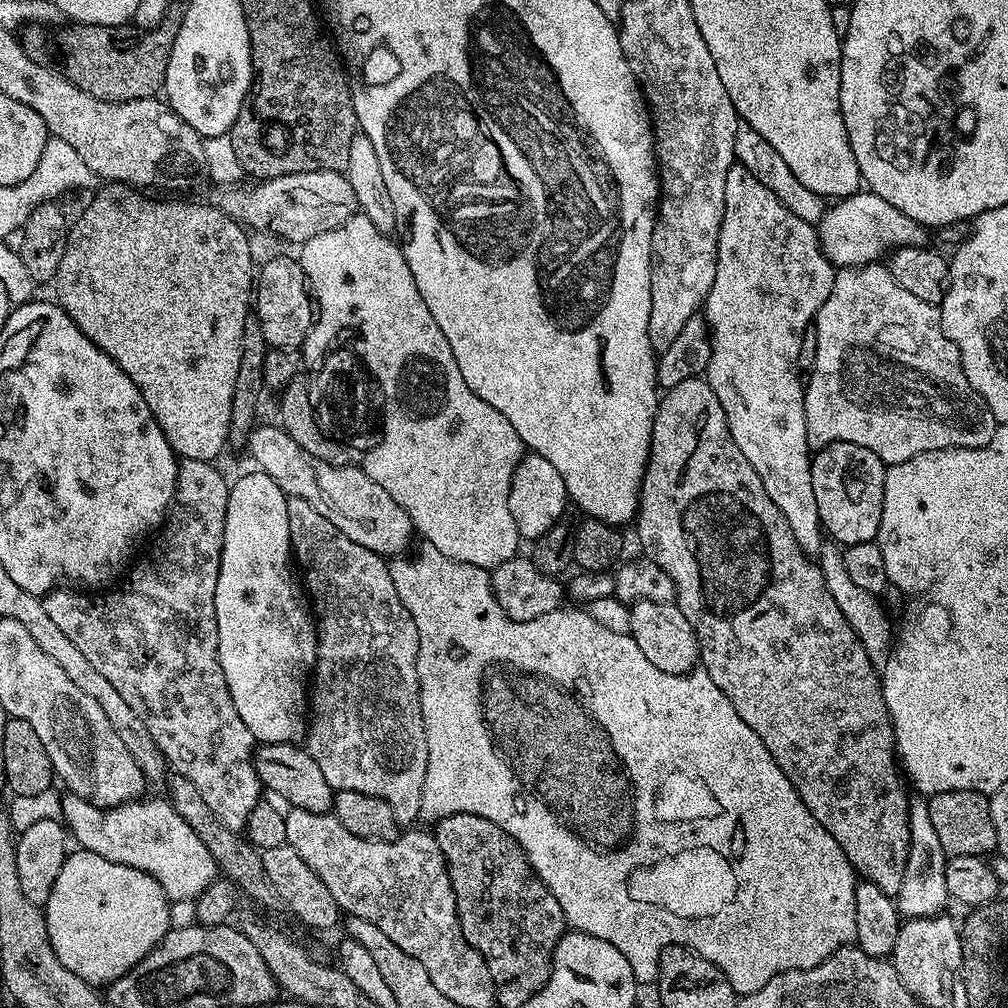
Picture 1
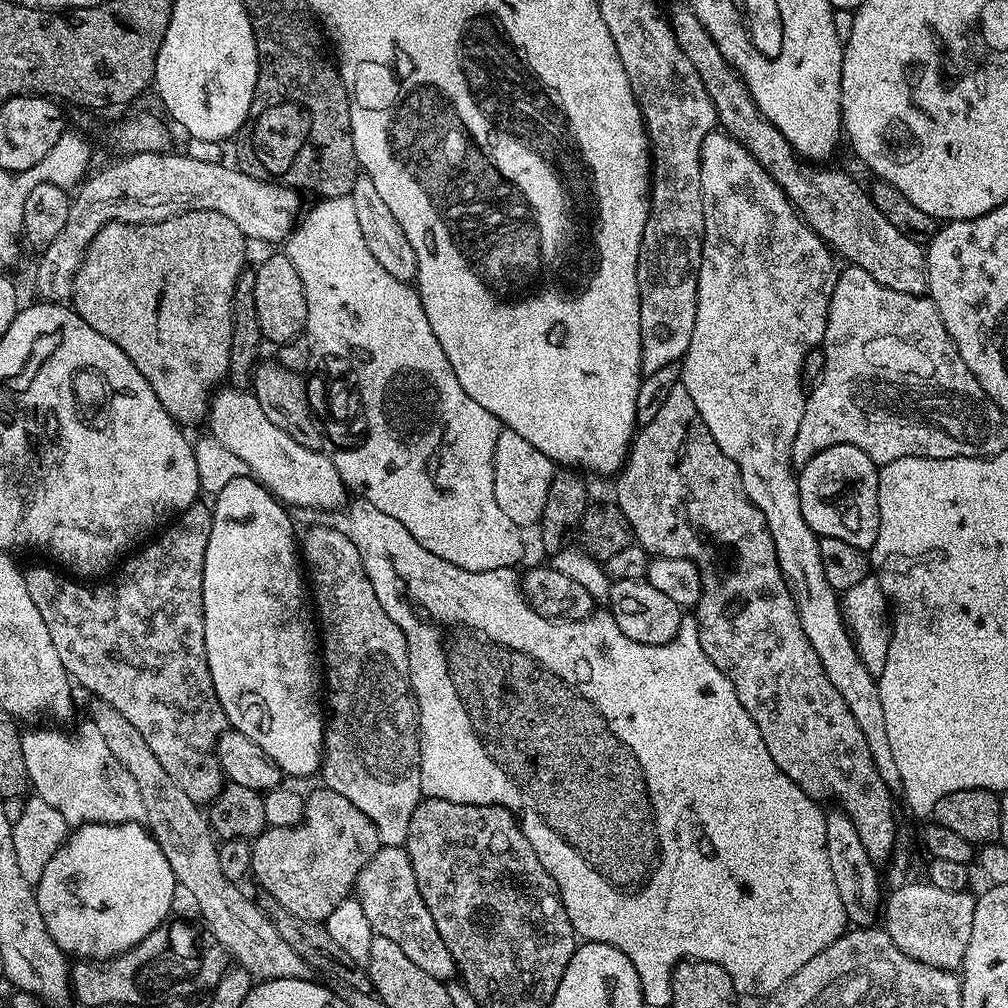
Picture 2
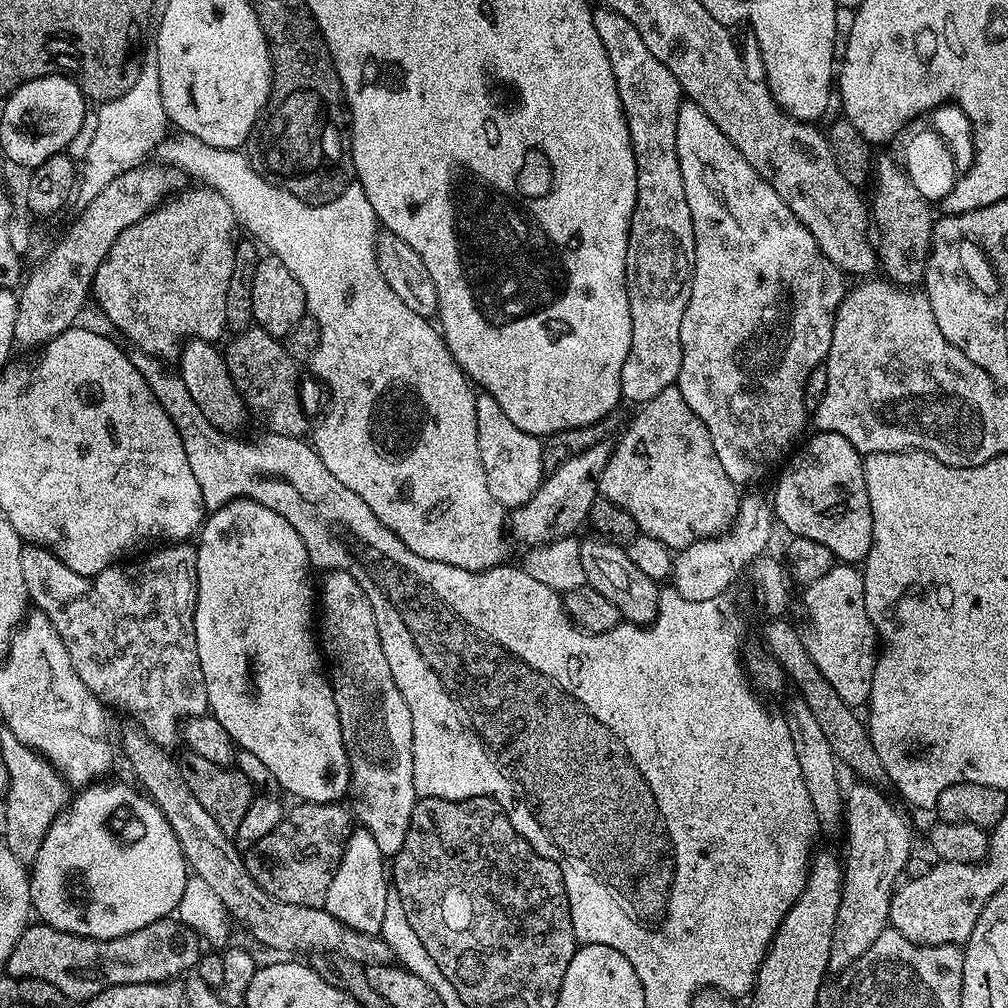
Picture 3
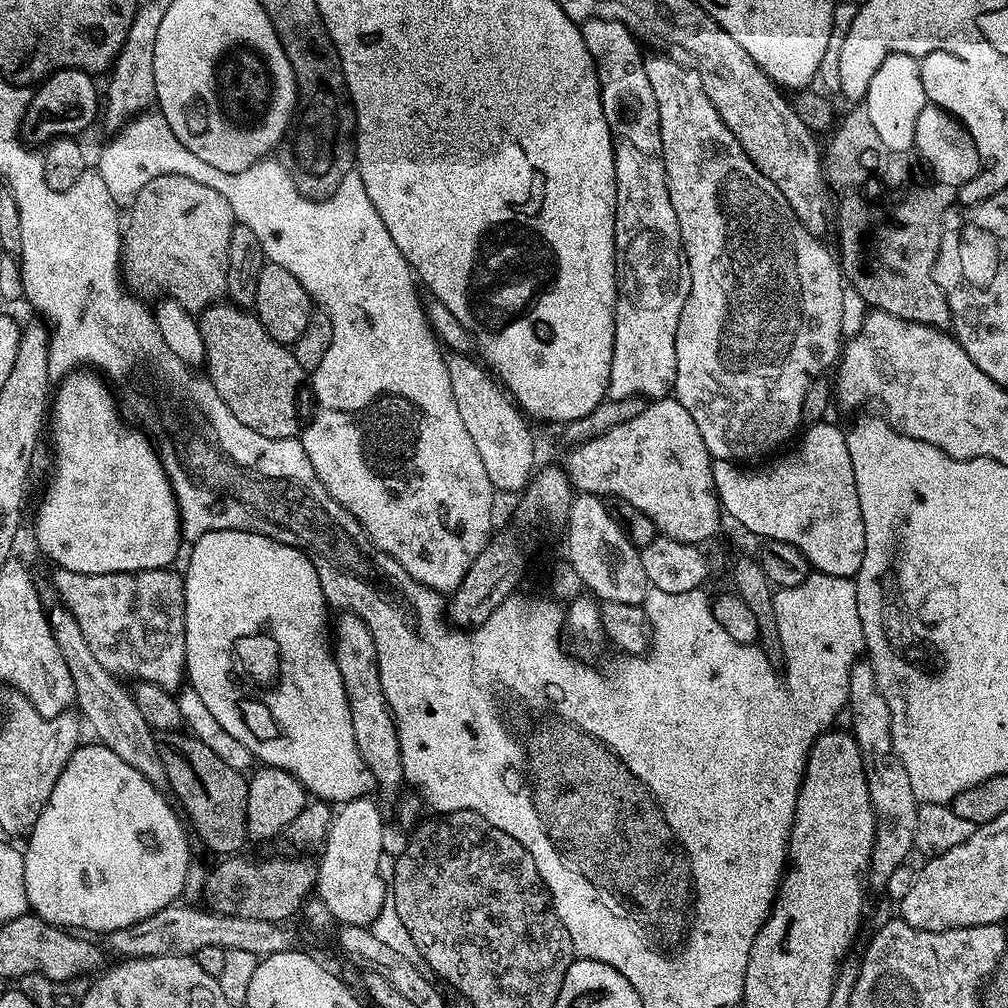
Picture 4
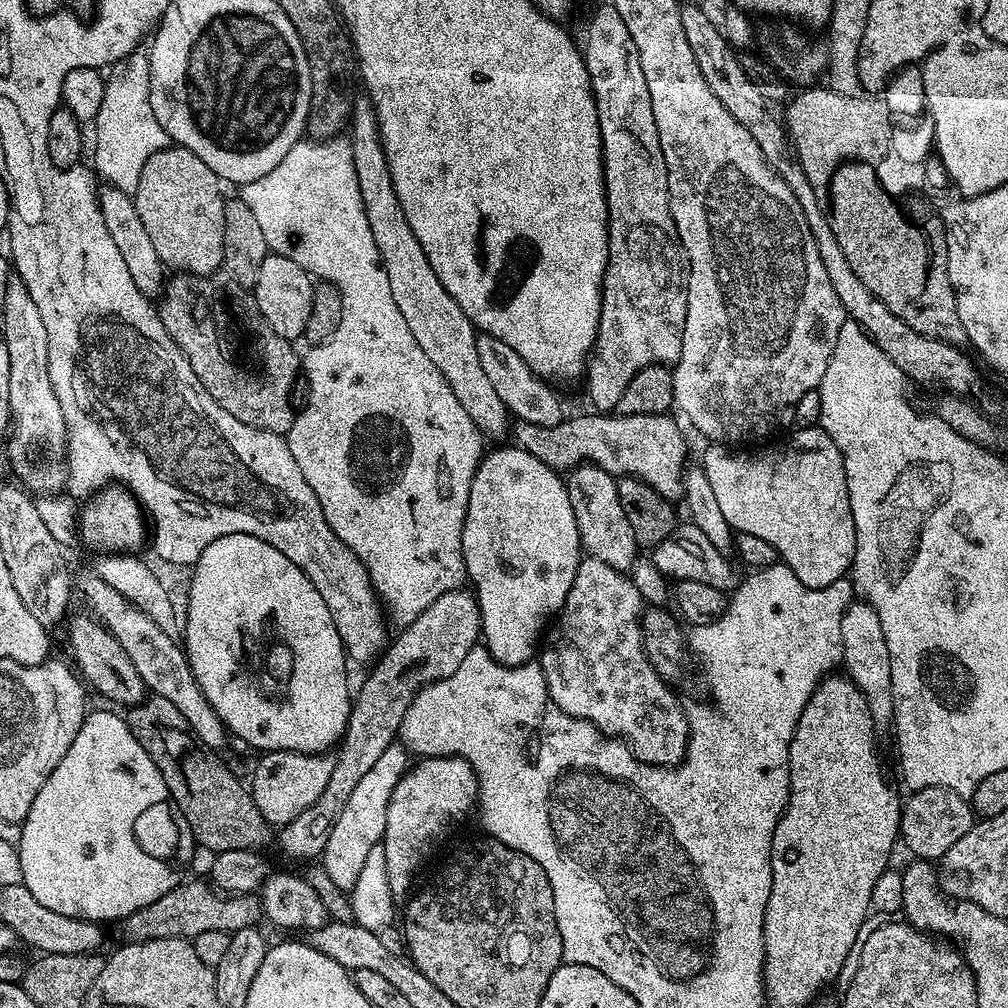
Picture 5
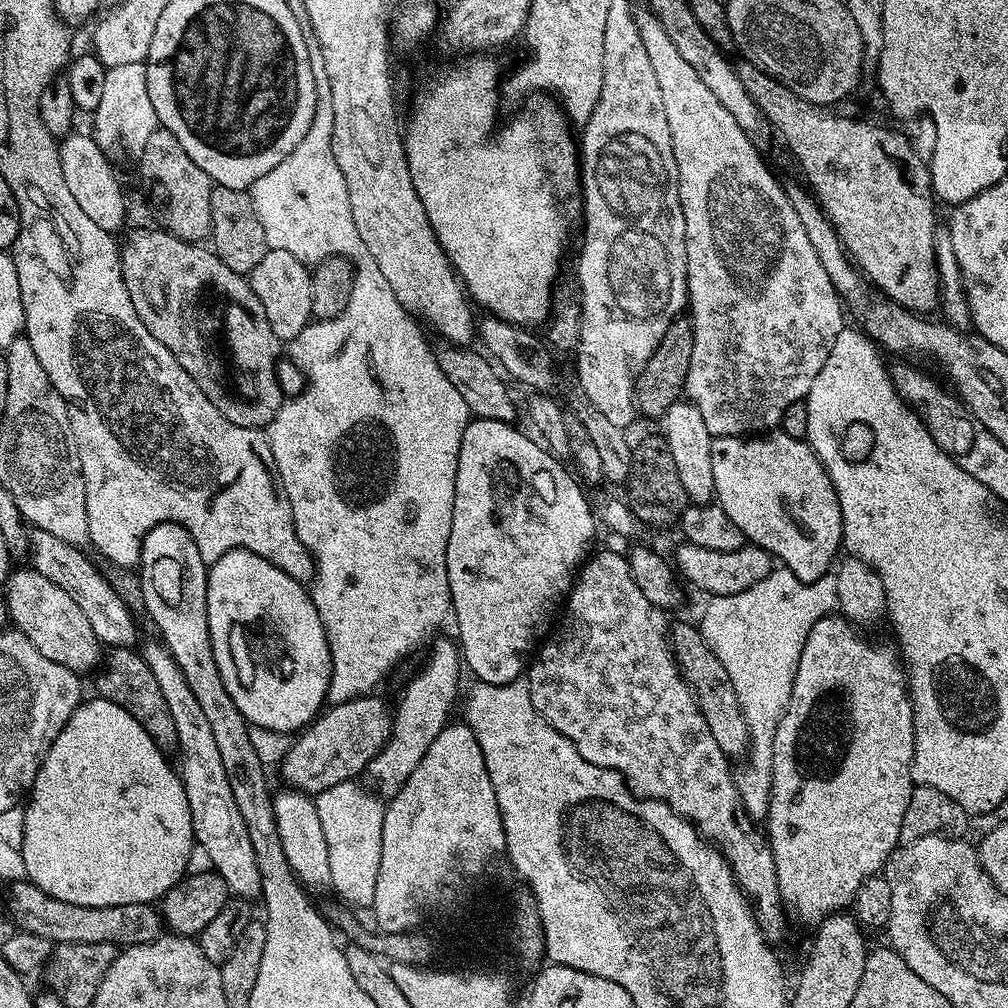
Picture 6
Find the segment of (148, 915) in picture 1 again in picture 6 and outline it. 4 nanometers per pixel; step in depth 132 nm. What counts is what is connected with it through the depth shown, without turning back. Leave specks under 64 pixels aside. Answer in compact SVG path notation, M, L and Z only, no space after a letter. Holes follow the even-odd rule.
M99 698L85 699L79 704L72 717L66 722L66 726L58 734L58 738L52 740L50 750L38 770L36 781L32 783L30 795L26 800L24 844L19 850L26 862L27 879L39 886L46 894L50 894L62 902L70 902L74 906L152 904L164 897L177 882L184 879L189 871L188 859L192 856L192 848L194 852L192 819L184 783L181 782L179 773L173 765L170 766L165 756L167 755L163 749L153 742L153 739L150 738L146 730L142 729L141 724L133 715L122 710L122 706L109 704L108 701Z

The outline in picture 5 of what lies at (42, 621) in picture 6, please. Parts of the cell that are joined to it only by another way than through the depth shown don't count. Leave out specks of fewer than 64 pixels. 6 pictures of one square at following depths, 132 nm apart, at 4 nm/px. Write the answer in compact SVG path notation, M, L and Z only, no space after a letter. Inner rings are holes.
M91 615L72 618L73 616L67 621L68 644L72 647L71 663L82 677L83 683L90 688L97 688L106 699L113 700L116 704L131 706L144 701L146 689L142 678L138 678L138 670L134 670L126 650L118 646L118 638L109 634L108 629Z

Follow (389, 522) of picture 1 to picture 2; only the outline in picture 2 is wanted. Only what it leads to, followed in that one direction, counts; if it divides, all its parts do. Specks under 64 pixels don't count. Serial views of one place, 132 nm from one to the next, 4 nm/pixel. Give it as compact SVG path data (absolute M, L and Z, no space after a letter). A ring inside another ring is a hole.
M224 387L211 397L208 405L206 425L210 435L223 448L230 450L234 458L242 458L249 473L285 505L343 509L346 489L332 456L327 451L315 452L306 446L298 446L298 442L294 442L286 430L278 430L278 426L266 418L262 406L258 406L258 398L251 390Z

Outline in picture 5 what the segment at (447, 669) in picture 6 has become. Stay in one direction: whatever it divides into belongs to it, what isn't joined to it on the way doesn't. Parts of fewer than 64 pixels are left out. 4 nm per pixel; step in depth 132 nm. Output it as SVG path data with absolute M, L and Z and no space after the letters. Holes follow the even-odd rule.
M399 742L391 744L378 757L378 762L370 766L370 771L360 779L358 786L354 786L354 791L350 793L338 822L334 822L334 830L330 830L330 838L326 842L326 850L322 857L323 868L335 886L350 890L354 882L358 882L358 874L362 874L362 866L366 864L366 854L370 854L370 850L384 839L390 794L409 767L408 749Z

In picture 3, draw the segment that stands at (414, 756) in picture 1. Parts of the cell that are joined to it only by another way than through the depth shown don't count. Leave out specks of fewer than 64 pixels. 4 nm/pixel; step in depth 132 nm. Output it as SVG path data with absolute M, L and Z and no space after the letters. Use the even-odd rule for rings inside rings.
M332 570L325 576L328 577L324 585L318 588L318 640L330 673L334 706L338 706L338 722L342 726L342 742L350 762L350 796L357 800L354 816L359 827L367 830L374 842L378 842L378 850L382 850L385 858L392 858L398 850L402 850L402 842L406 842L410 818L418 799L414 790L414 726L410 722L410 706L406 706L406 698L402 690L398 690L394 674L390 674L386 653L382 651L382 642L378 638L370 598L366 598L362 586L358 586L356 579L348 572Z

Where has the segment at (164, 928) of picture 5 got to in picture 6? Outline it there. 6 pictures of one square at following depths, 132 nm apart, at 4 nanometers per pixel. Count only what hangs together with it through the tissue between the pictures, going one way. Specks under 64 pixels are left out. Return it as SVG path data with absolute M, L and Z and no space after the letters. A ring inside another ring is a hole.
M27 879L17 880L8 892L8 912L17 929L21 932L41 935L52 940L53 945L70 942L106 942L118 950L145 944L162 935L162 917L152 904L123 904L122 906L74 906L70 902L62 902L50 894L46 894Z

